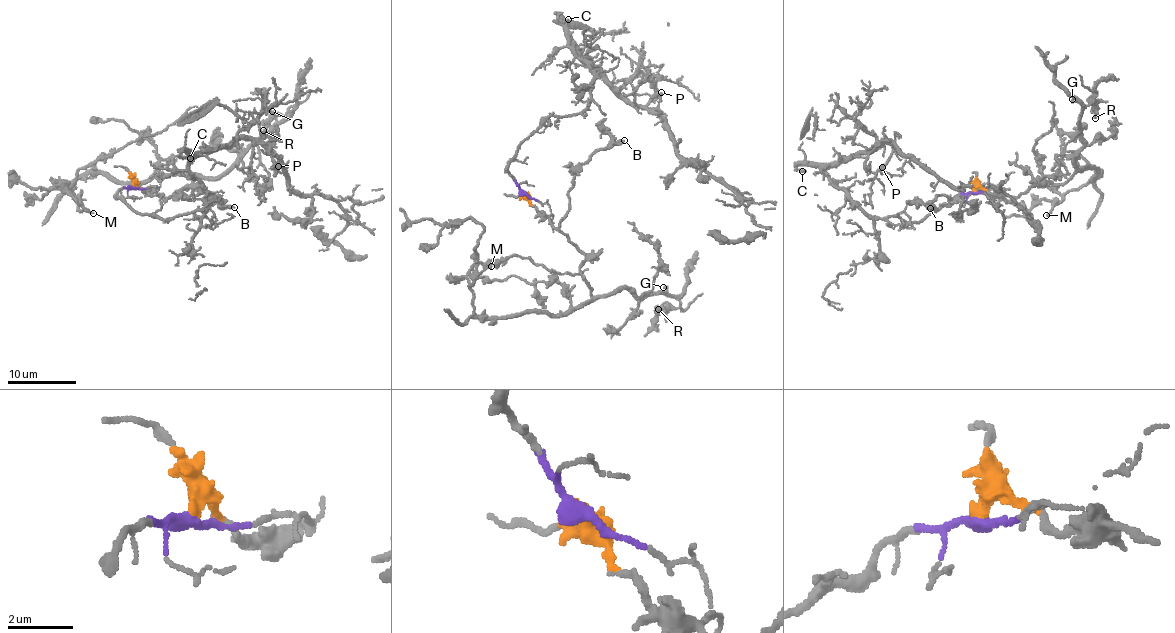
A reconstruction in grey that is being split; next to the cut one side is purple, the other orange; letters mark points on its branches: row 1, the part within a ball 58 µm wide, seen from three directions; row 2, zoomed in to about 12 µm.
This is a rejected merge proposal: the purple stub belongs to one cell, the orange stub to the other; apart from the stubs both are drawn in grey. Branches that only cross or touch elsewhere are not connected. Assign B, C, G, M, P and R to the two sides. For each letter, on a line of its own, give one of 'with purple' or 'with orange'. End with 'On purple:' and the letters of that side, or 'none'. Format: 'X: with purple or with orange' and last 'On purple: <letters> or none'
B: with orange
C: with purple
G: with orange
M: with orange
P: with purple
R: with orange
On purple: C, P

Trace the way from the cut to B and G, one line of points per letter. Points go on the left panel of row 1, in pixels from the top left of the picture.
B: (133, 186), (136, 183), (142, 190), (155, 191), (165, 200), (176, 191), (184, 195), (208, 192), (235, 207)
G: (133, 186), (170, 198), (196, 176), (226, 172), (276, 121), (271, 110)

